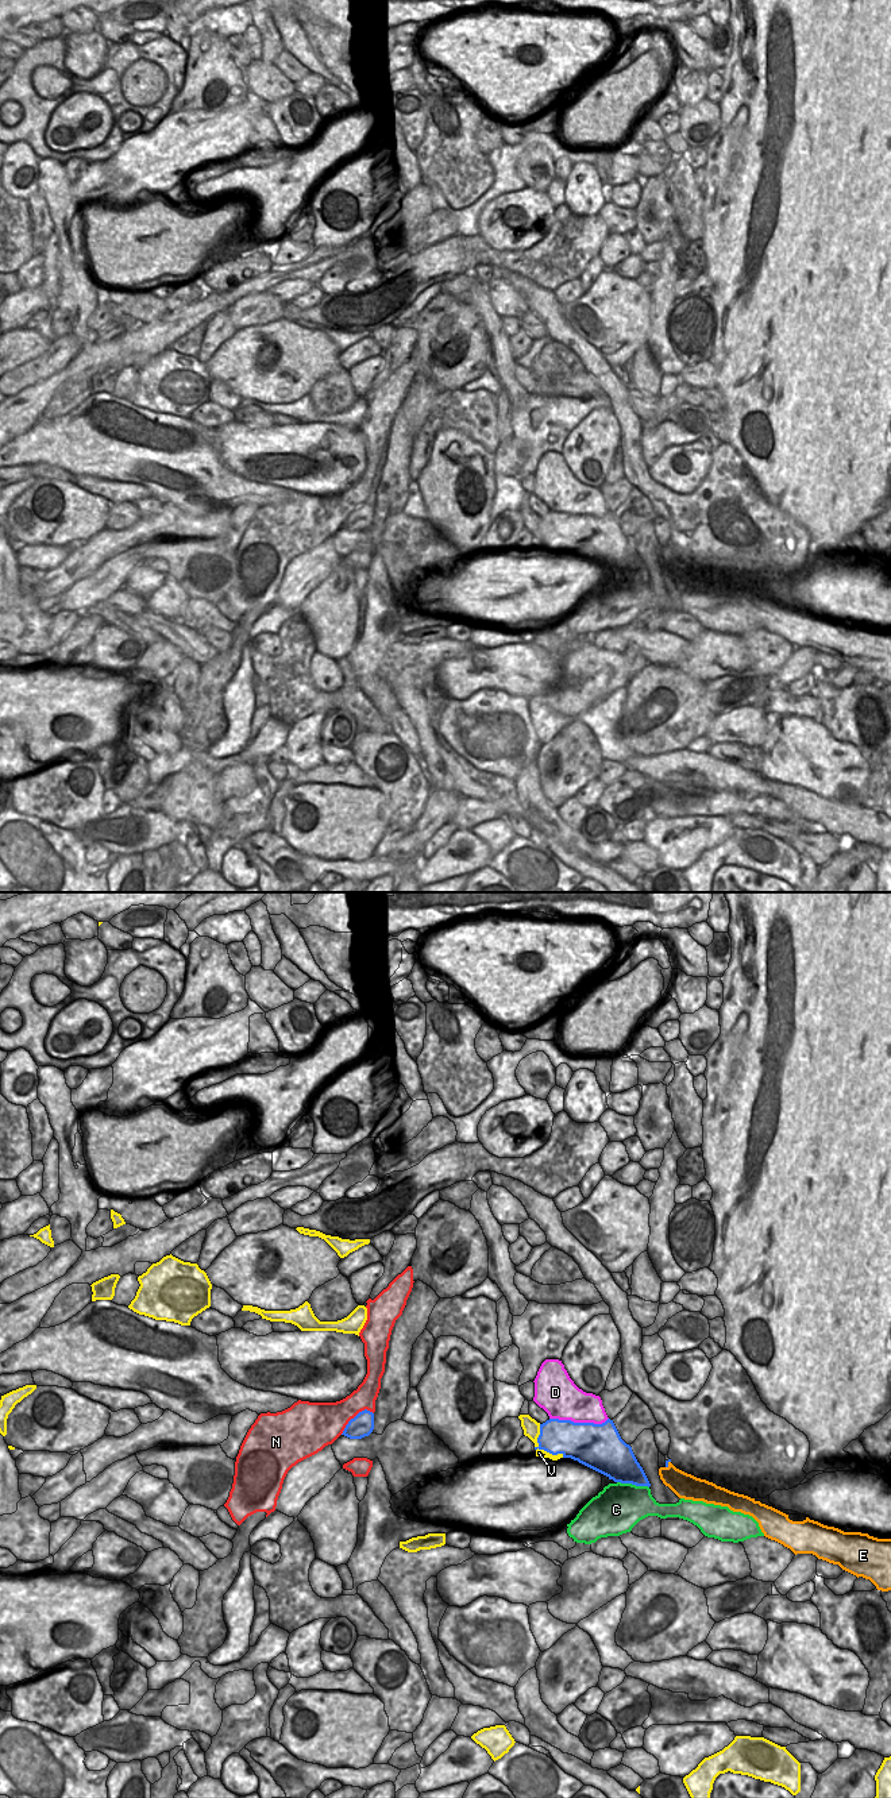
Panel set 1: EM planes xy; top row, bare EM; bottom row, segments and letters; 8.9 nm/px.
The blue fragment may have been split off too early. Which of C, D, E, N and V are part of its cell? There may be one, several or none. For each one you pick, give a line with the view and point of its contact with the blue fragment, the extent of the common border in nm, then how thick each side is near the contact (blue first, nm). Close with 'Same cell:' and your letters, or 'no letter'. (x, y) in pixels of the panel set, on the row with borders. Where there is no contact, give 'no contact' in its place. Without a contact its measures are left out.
E: meets blue in xy at (667, 1465); contact 80 nm long; 20 nm thick on the blue side, 220 nm on the other
Same cell: E

